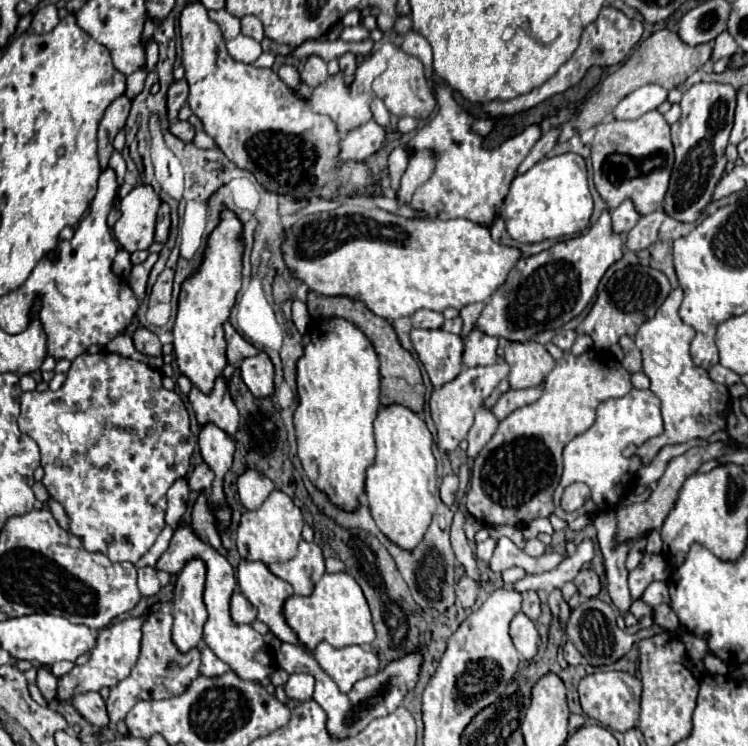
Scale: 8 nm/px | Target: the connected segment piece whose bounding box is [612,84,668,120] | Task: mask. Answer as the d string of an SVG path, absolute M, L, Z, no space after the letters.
M648 84L638 88L636 92L628 94L616 108L614 108L614 118L618 120L636 120L642 114L656 110L664 100L668 98L668 90L658 86L658 84Z

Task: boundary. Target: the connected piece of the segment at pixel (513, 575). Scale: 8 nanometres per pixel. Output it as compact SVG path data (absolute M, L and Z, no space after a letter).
M512 568L512 570L504 570L502 572L502 578L504 578L504 586L506 588L512 588L520 578L524 578L526 572L520 570L520 568Z

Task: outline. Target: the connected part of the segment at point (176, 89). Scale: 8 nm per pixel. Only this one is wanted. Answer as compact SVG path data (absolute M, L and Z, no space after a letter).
M178 80L170 86L168 90L168 118L174 120L180 112L180 108L184 106L184 102L188 100L188 82L186 80Z

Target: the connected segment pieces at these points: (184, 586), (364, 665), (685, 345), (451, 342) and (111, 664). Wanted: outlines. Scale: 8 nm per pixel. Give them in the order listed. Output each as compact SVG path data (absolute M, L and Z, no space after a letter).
M190 560L178 574L174 584L172 642L180 652L196 648L202 640L202 626L208 618L202 600L204 580L206 580L204 562Z
M320 642L312 654L340 692L352 690L358 680L378 672L378 656L364 646L346 646L338 650L328 642Z
M682 288L672 290L666 302L658 308L656 316L646 320L634 338L636 346L642 352L642 372L650 378L650 390L660 398L664 416L664 434L648 440L642 446L630 446L624 450L624 456L638 456L644 466L650 464L660 448L668 444L684 444L694 438L710 438L714 432L726 428L726 412L730 406L728 388L712 382L704 368L694 366L690 358L690 342L696 332L678 316L682 298Z
M414 328L410 332L410 340L434 388L444 386L446 382L456 378L456 374L460 374L464 342L458 334L450 334L442 328L438 330Z
M130 618L124 622L116 622L106 626L98 634L98 644L94 646L90 660L84 666L74 666L68 674L58 678L58 690L56 690L56 700L58 702L70 702L76 694L84 692L98 692L104 686L116 686L120 680L124 680L132 666L138 660L140 654L140 638L142 638L142 622L144 618Z

